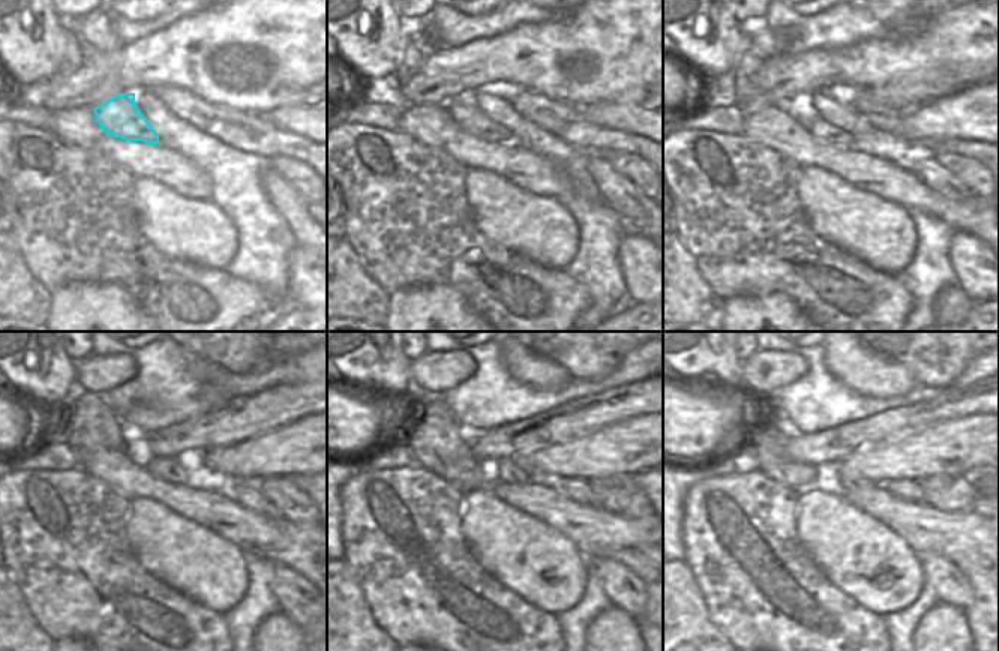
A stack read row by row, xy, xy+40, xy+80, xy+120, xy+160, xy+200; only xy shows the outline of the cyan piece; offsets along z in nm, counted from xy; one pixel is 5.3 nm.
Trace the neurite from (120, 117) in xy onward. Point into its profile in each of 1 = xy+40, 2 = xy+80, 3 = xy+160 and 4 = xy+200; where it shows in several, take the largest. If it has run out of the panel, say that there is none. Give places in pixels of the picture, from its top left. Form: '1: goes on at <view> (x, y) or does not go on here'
1: goes on at xy+40 (465, 113)
2: goes on at xy+80 (819, 128)
3: goes on at xy+160 (509, 471)
4: goes on at xy+200 (846, 485)

